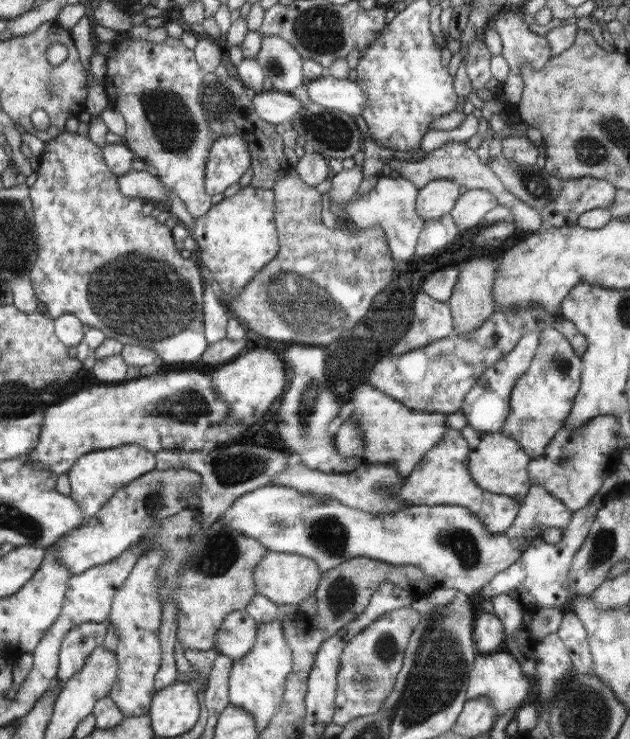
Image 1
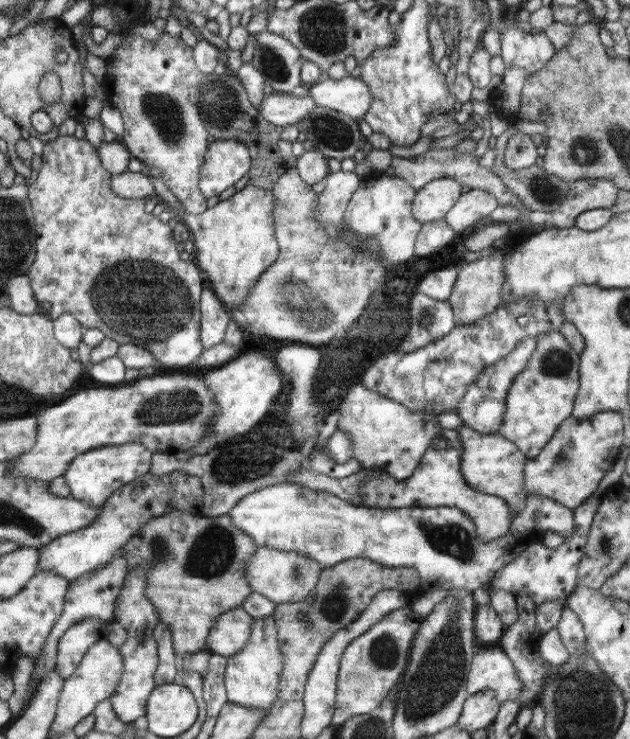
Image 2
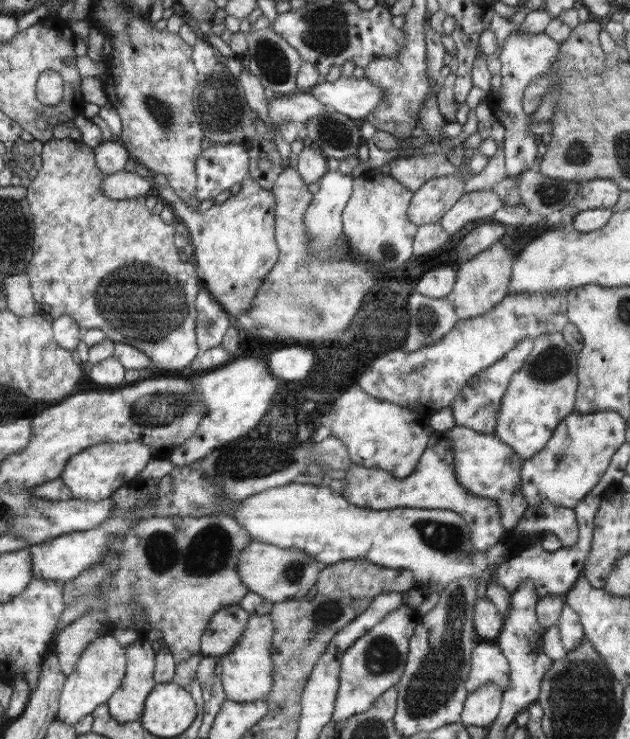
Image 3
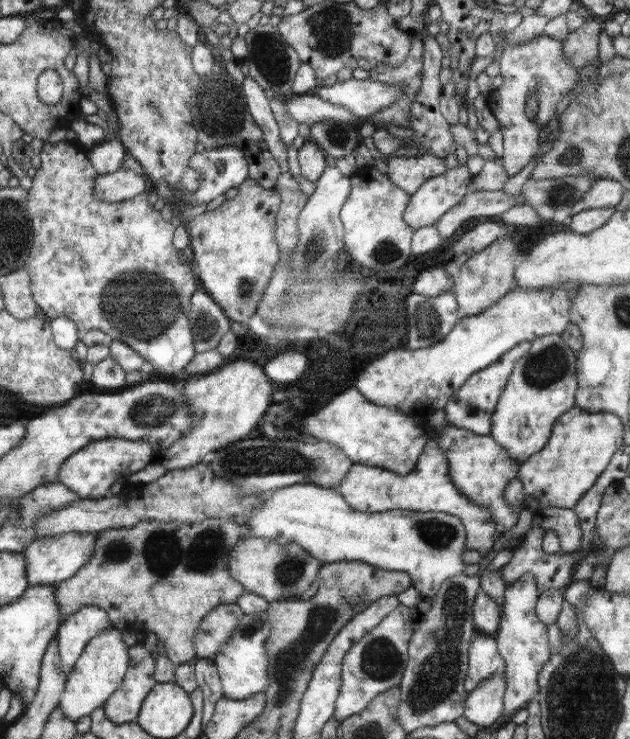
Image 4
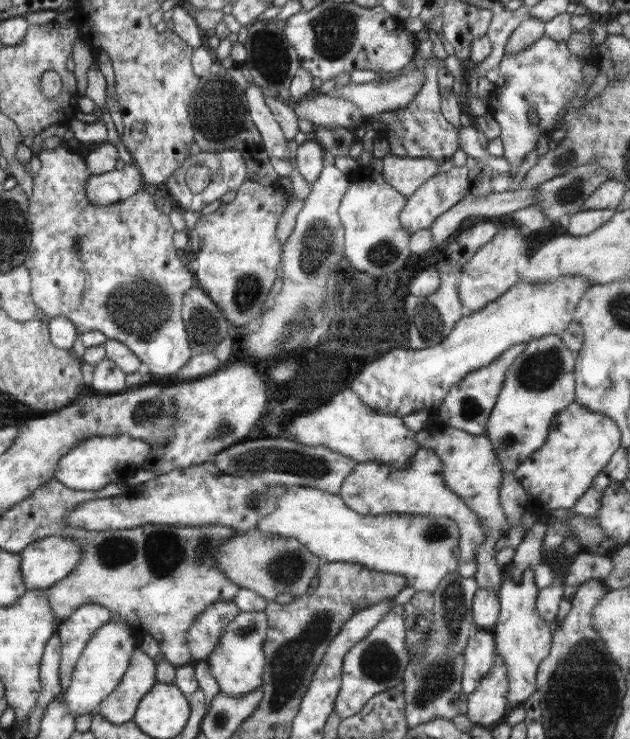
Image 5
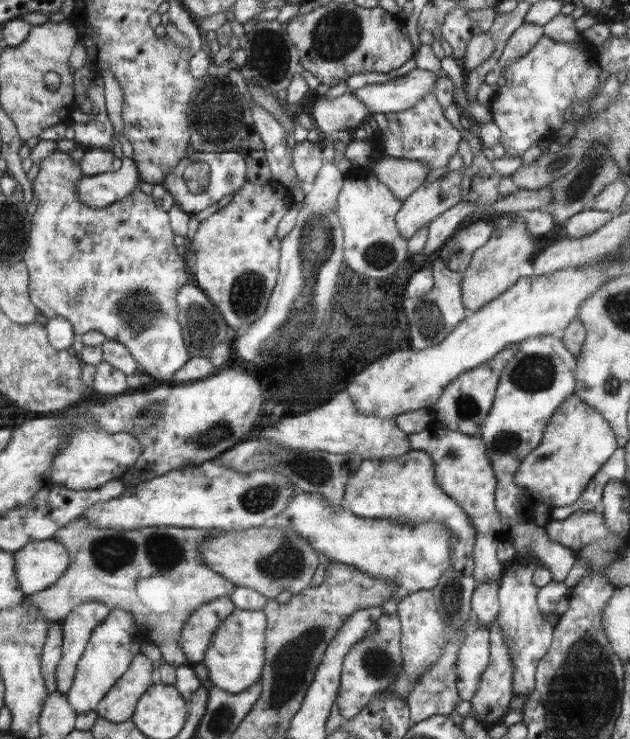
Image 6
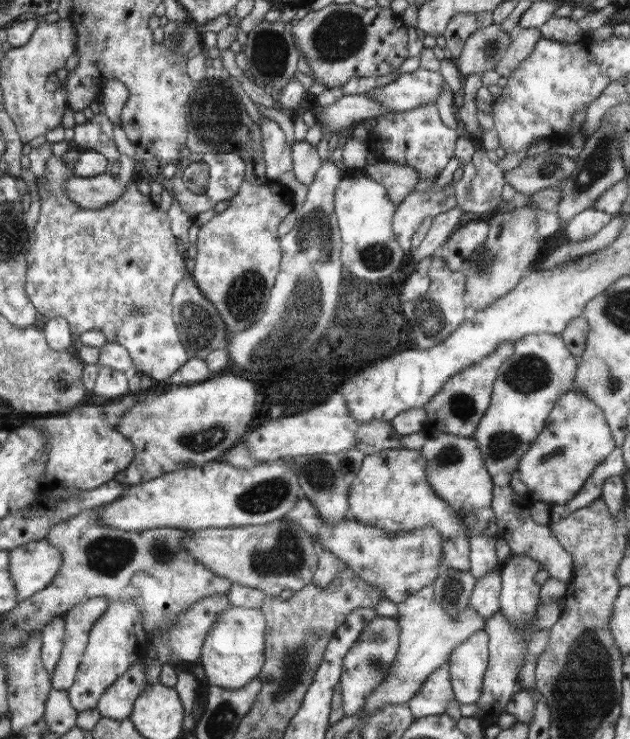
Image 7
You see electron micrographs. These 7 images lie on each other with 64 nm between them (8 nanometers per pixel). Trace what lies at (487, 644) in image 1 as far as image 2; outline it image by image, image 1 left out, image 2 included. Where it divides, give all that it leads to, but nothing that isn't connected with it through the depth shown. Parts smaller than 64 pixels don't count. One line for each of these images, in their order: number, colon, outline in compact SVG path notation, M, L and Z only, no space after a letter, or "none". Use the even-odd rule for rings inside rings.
2: M477 606L475 614L475 640L481 648L499 646L505 634L505 624L491 606Z

